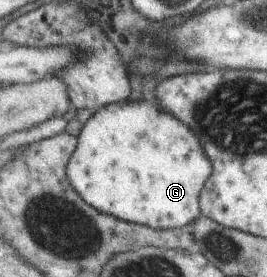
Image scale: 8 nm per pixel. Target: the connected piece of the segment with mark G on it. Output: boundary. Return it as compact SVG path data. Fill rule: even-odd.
M156 98L137 99L97 110L82 126L78 147L68 163L68 175L79 194L102 213L153 229L188 228L203 215L201 193L213 172L213 164L197 134L157 104Z

